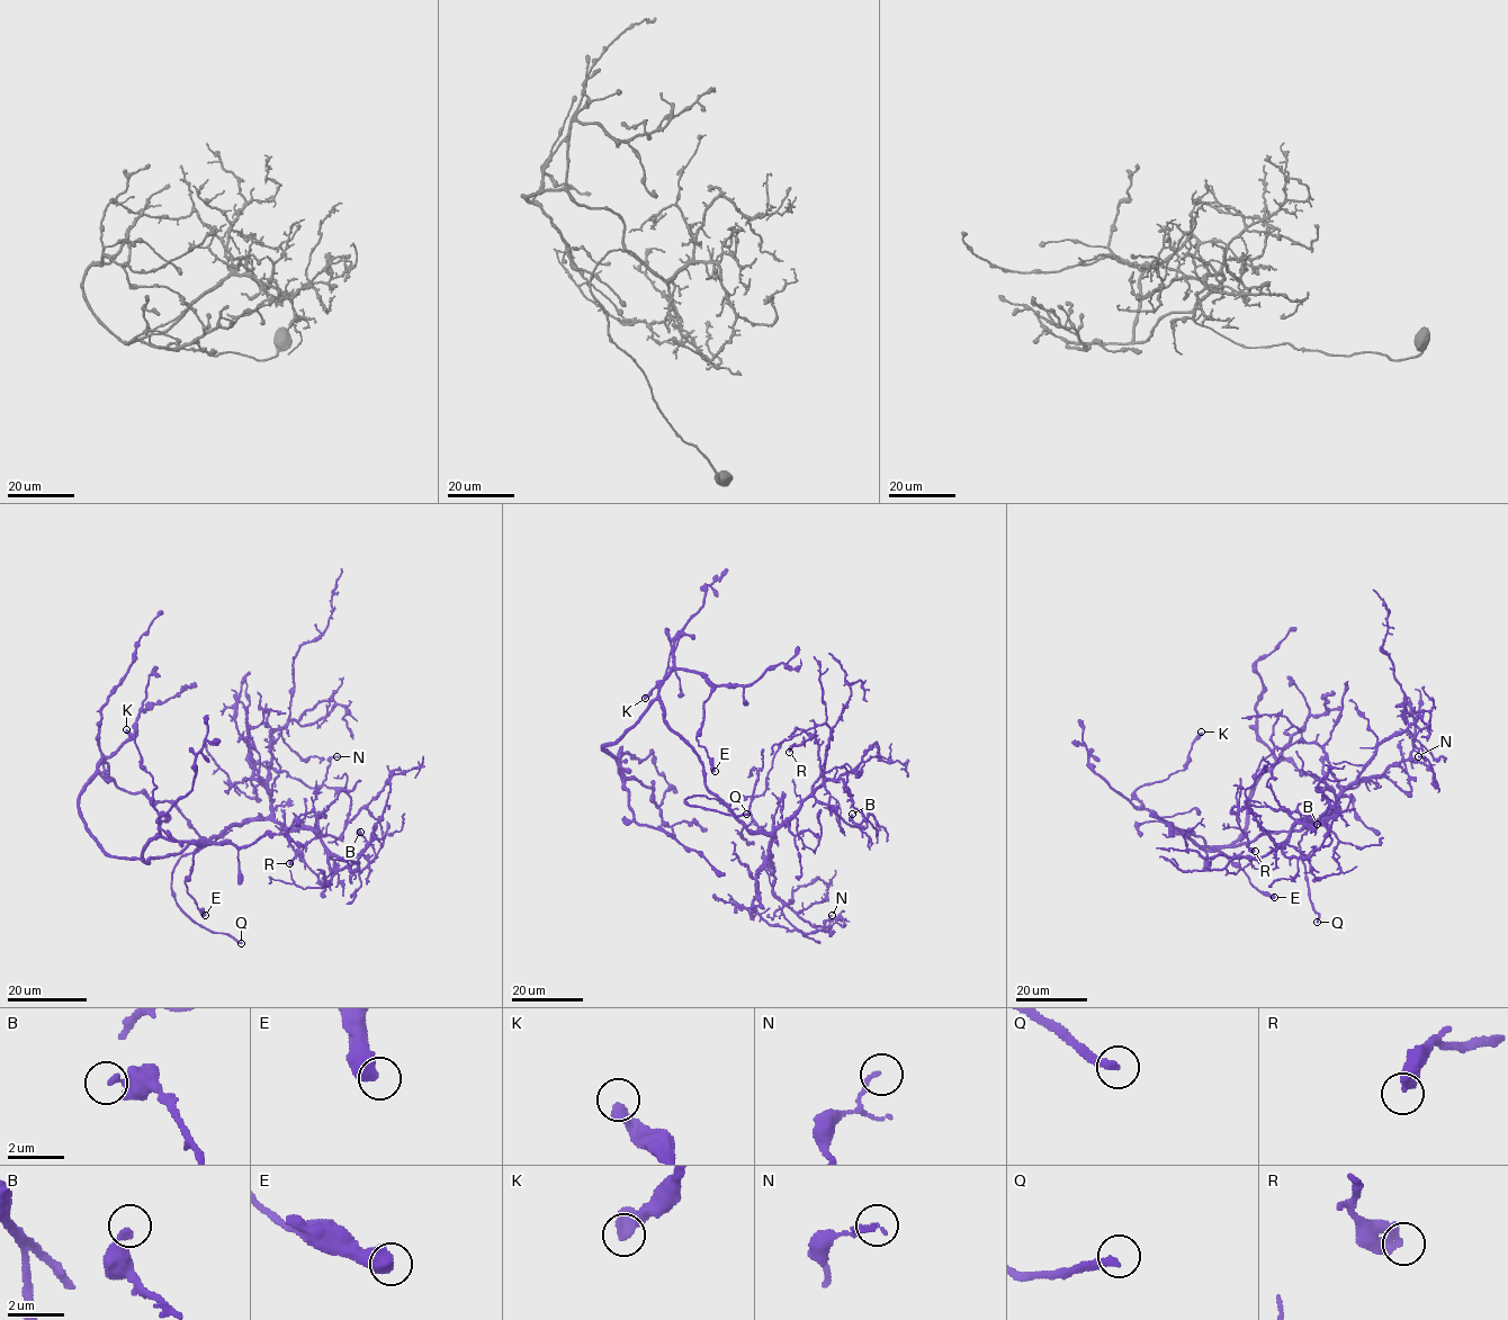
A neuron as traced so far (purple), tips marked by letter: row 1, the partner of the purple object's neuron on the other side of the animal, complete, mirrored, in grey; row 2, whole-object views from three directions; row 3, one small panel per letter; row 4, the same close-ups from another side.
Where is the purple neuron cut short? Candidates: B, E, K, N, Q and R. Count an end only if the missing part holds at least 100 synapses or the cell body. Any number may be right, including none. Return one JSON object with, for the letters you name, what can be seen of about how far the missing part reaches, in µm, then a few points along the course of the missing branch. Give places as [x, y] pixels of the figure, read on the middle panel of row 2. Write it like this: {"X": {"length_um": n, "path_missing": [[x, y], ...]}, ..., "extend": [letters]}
{"Q": {"length_um": 25, "path_missing": [[746, 814], [774, 816], [795, 813], [810, 805], [818, 793]]}, "extend": ["Q"]}

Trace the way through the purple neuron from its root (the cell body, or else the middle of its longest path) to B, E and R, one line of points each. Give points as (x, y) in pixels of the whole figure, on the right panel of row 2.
B: (1260, 835), (1309, 828), (1335, 813), (1300, 820), (1283, 843), (1287, 856), (1309, 858), (1331, 840), (1317, 824)
E: (1260, 835), (1250, 842), (1204, 850), (1173, 827), (1200, 836), (1237, 864), (1258, 890), (1274, 897)
R: (1260, 835), (1309, 828), (1335, 813), (1321, 820), (1296, 820), (1282, 810), (1246, 805), (1237, 820), (1255, 851)

